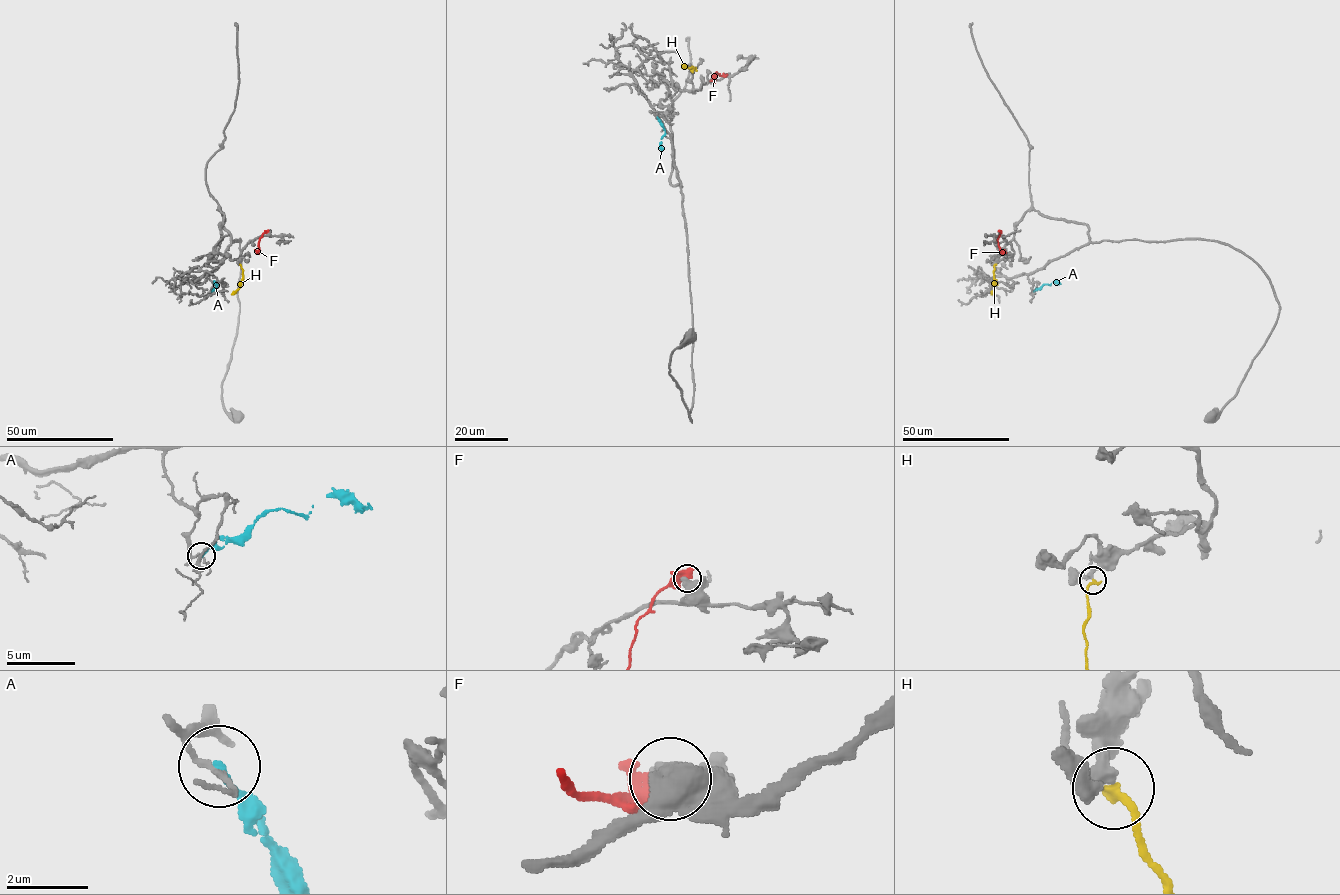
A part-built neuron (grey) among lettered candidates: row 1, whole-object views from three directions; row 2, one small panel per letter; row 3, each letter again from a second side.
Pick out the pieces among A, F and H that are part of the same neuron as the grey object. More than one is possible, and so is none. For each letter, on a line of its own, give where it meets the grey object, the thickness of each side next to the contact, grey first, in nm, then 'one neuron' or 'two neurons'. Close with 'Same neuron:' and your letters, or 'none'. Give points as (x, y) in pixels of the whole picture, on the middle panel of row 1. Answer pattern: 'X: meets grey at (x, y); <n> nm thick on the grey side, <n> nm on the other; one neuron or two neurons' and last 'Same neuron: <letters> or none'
A: meets grey at (657, 117); 110 nm thick on the grey side, 170 nm on the other; two neurons
F: meets grey at (726, 74); 600 nm thick on the grey side, 440 nm on the other; two neurons
H: meets grey at (692, 69); 280 nm thick on the grey side, 220 nm on the other; two neurons
Same neuron: none

